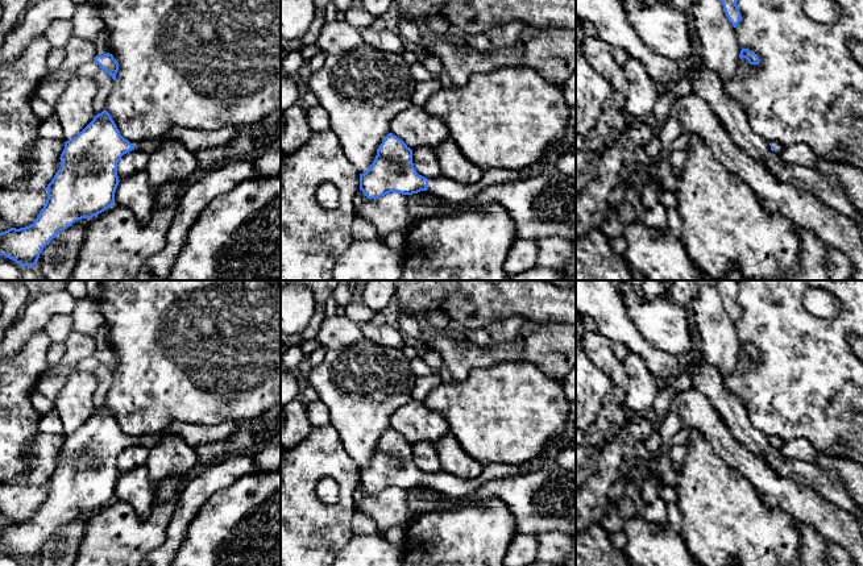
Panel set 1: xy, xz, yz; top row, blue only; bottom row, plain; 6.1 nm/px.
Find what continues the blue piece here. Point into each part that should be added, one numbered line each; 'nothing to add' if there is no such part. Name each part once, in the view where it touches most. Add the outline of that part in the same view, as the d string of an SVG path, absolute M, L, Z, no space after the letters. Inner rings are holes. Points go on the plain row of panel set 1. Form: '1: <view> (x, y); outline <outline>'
1: xz (451, 486); outline M495 463L484 466L482 474L474 479L461 479L448 473L428 474L427 487L436 490L440 495L447 498L464 498L476 492L481 486L501 478L518 476L531 470L528 463L523 465L505 465Z

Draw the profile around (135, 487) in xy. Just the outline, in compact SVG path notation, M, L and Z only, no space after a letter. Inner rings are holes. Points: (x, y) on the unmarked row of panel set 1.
M138 466L119 476L115 498L130 504L141 516L149 516L154 504L154 490L146 466Z

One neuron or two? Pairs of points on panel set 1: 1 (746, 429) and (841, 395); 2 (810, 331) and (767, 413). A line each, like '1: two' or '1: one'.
1: two
2: one

